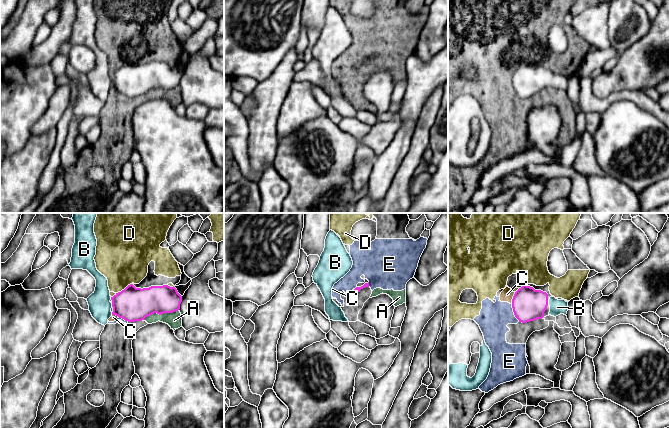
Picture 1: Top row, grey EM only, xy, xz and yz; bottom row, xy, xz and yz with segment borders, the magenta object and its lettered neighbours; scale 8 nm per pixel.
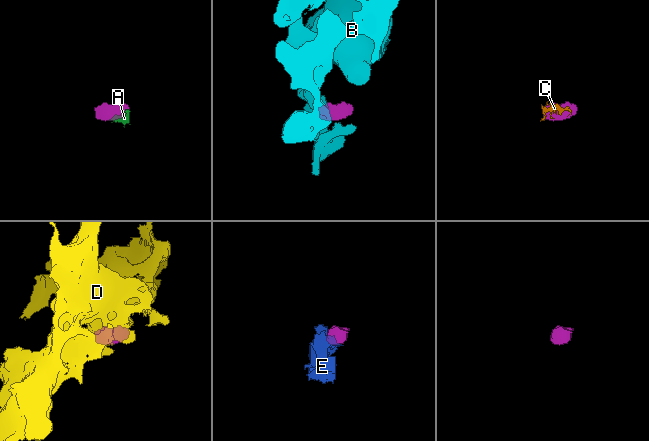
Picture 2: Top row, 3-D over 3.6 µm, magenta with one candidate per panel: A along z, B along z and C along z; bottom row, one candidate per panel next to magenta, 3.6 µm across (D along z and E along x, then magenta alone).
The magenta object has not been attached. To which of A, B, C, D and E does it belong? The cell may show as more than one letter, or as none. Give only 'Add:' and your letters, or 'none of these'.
Add: B

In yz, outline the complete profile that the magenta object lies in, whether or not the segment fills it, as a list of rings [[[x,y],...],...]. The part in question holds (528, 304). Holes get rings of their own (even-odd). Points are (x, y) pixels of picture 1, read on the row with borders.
[[[524,284],[512,299],[512,308],[519,322],[527,323],[544,317],[548,306],[548,294]]]

